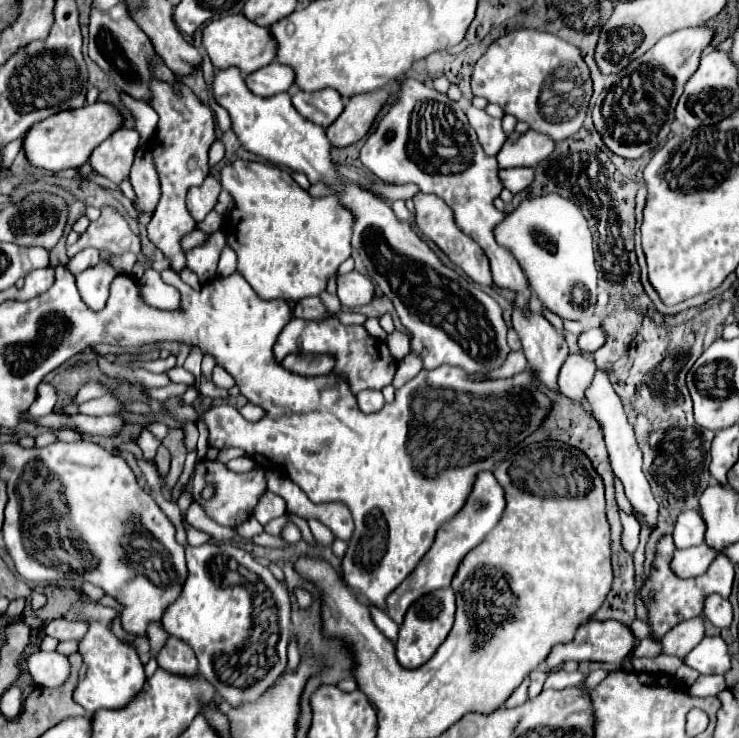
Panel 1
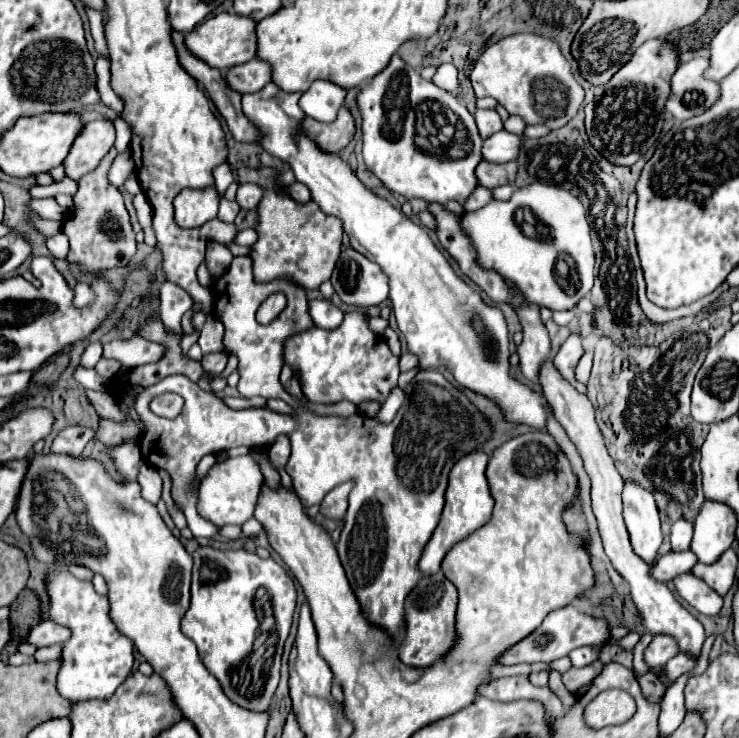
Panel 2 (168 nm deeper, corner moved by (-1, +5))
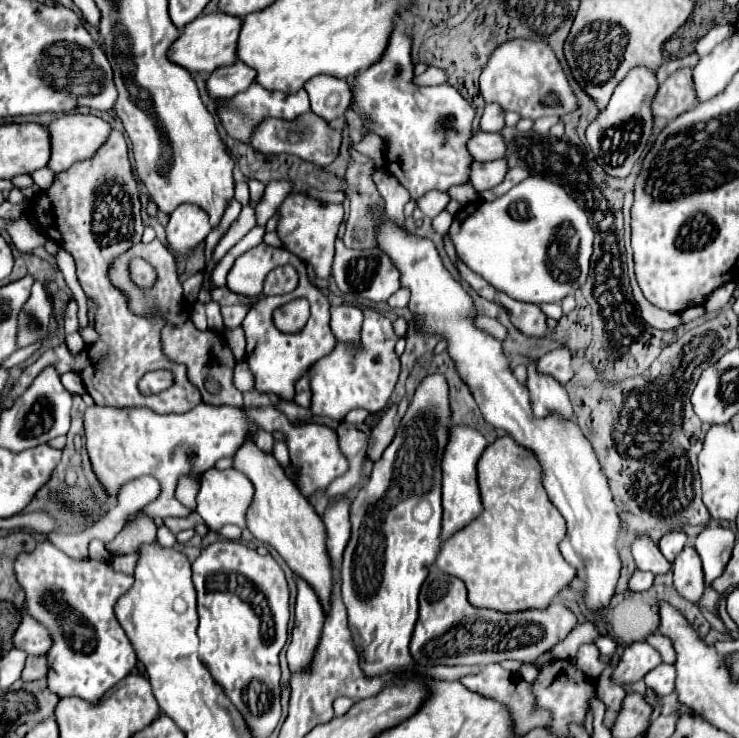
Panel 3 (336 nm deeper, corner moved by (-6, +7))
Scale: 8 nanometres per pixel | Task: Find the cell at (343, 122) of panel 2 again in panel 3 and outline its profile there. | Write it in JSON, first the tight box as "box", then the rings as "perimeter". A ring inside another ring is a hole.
{"box":[251,113,341,167],"perimeter":[[[305,113],[295,121],[281,121],[281,119],[267,119],[263,121],[257,131],[253,133],[251,147],[263,153],[293,153],[299,155],[303,161],[311,161],[317,167],[327,167],[339,153],[341,145],[341,131],[329,127],[321,117],[315,113]]]}

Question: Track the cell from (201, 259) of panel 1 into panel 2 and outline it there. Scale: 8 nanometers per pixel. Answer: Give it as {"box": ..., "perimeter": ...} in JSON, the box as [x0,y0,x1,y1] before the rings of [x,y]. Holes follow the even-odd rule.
{"box":[234,228,258,246],"perimeter":[[[252,228],[244,229],[236,234],[234,242],[239,245],[251,246],[257,241],[258,235]]]}

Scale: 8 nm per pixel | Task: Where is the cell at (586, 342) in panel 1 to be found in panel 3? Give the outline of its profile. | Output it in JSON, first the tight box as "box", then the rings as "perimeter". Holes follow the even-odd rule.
{"box":[537,347,573,385],"perimeter":[[[559,347],[537,361],[537,371],[543,375],[551,375],[553,379],[561,381],[561,385],[565,385],[573,377],[571,357],[573,353],[567,347]]]}

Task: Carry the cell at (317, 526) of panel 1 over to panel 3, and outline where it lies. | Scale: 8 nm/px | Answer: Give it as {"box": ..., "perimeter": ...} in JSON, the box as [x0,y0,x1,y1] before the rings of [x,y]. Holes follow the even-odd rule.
{"box":[273,441,289,467],"perimeter":[[[275,441],[275,445],[273,445],[273,457],[277,461],[281,461],[283,467],[289,465],[289,453],[287,453],[287,445],[283,441]]]}

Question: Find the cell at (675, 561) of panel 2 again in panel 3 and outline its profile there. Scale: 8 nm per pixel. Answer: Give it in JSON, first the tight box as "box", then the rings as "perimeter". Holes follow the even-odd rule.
{"box":[627,571,653,593],"perimeter":[[[635,571],[627,583],[627,589],[633,593],[641,593],[647,591],[653,585],[653,575],[645,573],[645,571]]]}

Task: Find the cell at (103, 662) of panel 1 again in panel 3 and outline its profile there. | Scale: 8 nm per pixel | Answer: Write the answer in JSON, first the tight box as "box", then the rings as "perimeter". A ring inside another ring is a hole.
{"box":[15,541,137,701],"perimeter":[[[39,541],[31,553],[17,555],[15,575],[17,575],[17,581],[23,589],[23,593],[25,593],[27,613],[33,615],[33,619],[37,623],[45,625],[45,629],[49,629],[49,633],[53,637],[53,645],[51,645],[49,653],[45,655],[47,665],[49,665],[49,671],[47,671],[49,691],[53,691],[59,697],[81,697],[85,701],[97,701],[103,697],[103,693],[107,689],[111,689],[113,685],[117,685],[123,677],[127,677],[131,673],[131,669],[137,663],[135,649],[133,649],[129,637],[125,635],[123,627],[119,625],[113,607],[115,607],[117,599],[123,593],[127,593],[129,587],[133,585],[133,575],[125,575],[121,571],[115,571],[109,561],[73,559],[73,557],[65,555],[61,549],[57,549],[51,541]],[[53,593],[55,593],[57,607],[53,607]],[[63,607],[67,611],[63,611],[63,615],[59,619],[57,611]],[[69,617],[77,619],[77,623],[71,629],[65,627],[65,619],[69,619]]]}

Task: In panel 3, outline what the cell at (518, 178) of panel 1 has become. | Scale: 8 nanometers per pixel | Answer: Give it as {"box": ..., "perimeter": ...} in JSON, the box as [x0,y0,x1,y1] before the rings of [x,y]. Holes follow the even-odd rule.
{"box":[469,159,507,193],"perimeter":[[[503,159],[489,161],[489,163],[473,163],[469,181],[475,187],[475,191],[481,193],[485,189],[499,185],[503,181],[505,173],[507,173],[507,161],[503,161]]]}

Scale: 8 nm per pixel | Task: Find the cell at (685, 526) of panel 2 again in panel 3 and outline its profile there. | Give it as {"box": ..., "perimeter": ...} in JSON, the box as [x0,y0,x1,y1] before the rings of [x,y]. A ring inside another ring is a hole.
{"box":[659,531,687,563],"perimeter":[[[673,531],[673,533],[667,533],[665,537],[661,537],[659,541],[659,549],[663,553],[663,557],[673,563],[673,559],[677,557],[677,553],[685,547],[687,543],[687,535],[683,531]]]}

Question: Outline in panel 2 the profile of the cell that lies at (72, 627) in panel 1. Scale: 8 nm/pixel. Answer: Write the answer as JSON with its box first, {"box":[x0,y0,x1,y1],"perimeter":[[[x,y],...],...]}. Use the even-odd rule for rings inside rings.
{"box":[26,619,70,647],"perimeter":[[[50,619],[40,621],[36,627],[30,629],[26,641],[34,643],[36,647],[44,647],[44,645],[54,645],[54,643],[66,643],[70,639],[70,631],[68,627],[62,627],[58,623],[52,623]]]}

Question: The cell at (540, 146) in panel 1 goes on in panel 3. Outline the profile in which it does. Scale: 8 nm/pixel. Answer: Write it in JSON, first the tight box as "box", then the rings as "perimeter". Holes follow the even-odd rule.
{"box":[469,133,505,163],"perimeter":[[[475,133],[469,141],[469,155],[473,157],[473,161],[485,163],[485,161],[495,161],[505,157],[505,141],[499,133]]]}

